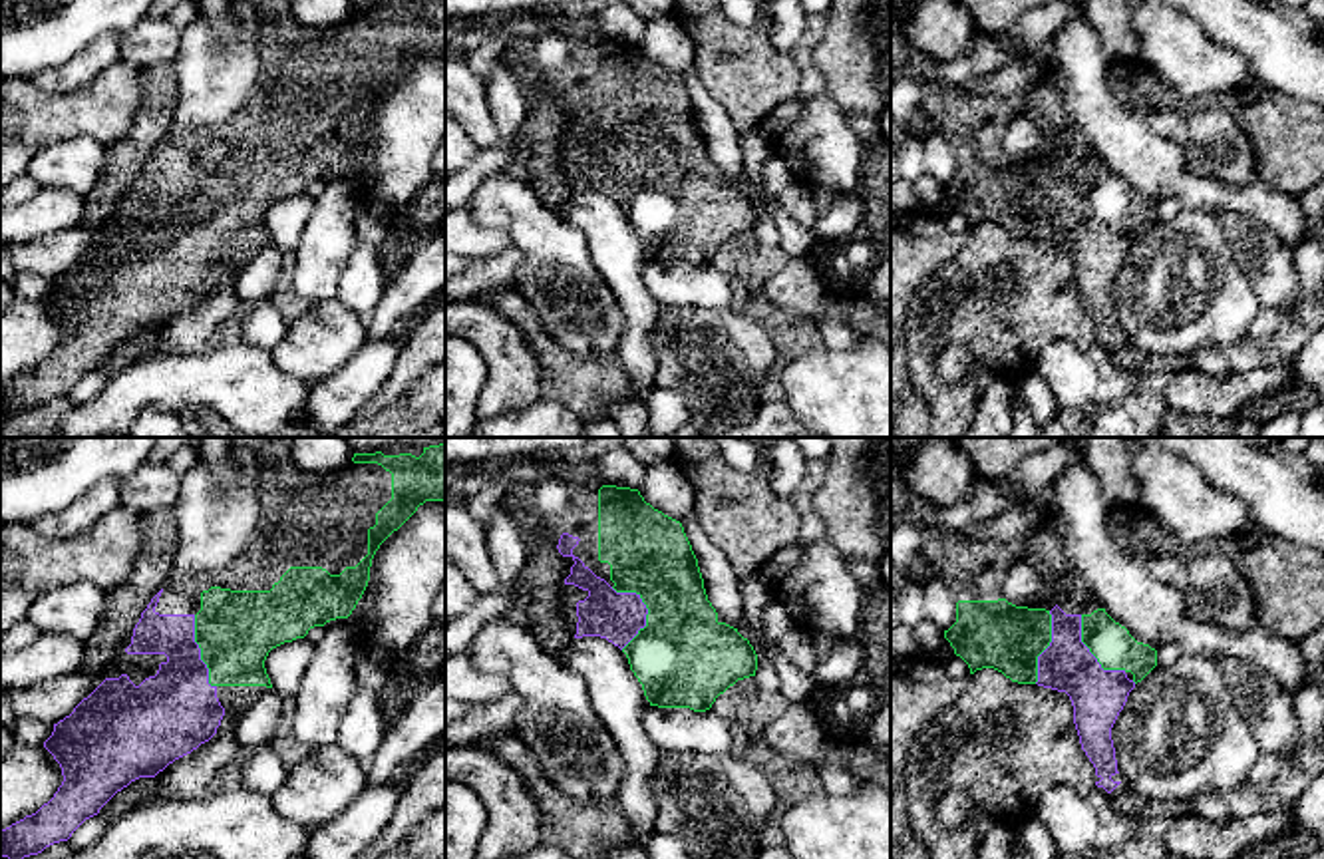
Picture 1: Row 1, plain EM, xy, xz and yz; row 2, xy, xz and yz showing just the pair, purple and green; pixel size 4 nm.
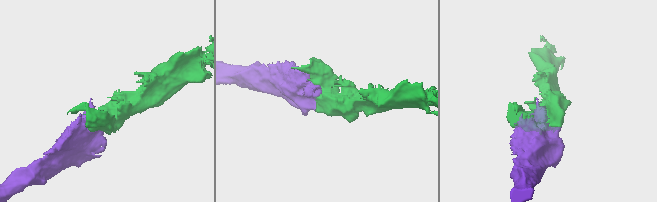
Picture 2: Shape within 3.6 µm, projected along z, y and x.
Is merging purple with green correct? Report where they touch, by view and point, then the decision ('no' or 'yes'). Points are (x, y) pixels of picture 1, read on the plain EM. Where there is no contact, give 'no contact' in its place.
xz (647, 164) | yes

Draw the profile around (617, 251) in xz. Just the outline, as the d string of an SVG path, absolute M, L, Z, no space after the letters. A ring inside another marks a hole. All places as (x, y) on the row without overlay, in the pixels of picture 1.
M600 191L571 195L559 215L586 237L592 264L622 308L626 324L616 358L630 382L646 396L656 388L652 328L660 304L644 284L644 266L650 262L650 257L644 251L642 239L630 225L626 209Z

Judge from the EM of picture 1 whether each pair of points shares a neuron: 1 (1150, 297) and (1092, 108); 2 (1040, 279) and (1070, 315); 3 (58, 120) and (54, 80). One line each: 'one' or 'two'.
1: two
2: one
3: two

